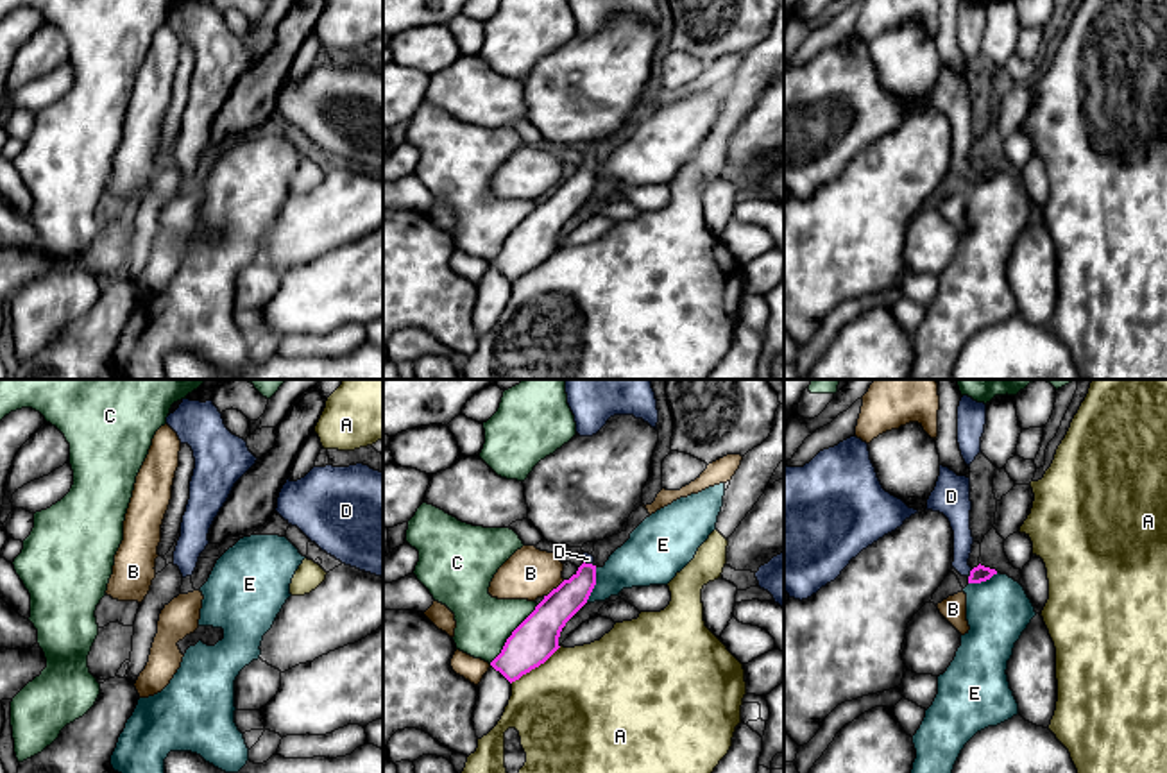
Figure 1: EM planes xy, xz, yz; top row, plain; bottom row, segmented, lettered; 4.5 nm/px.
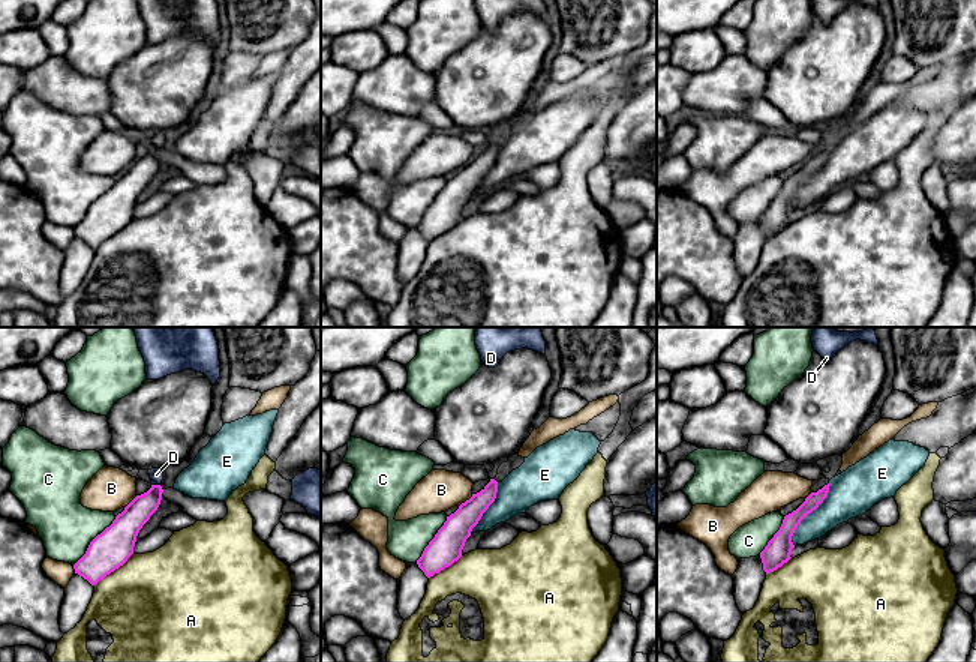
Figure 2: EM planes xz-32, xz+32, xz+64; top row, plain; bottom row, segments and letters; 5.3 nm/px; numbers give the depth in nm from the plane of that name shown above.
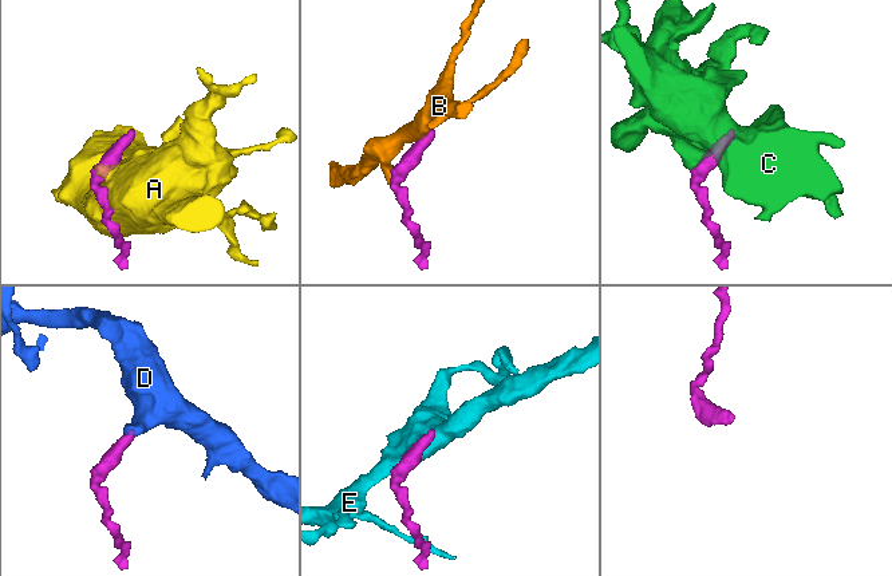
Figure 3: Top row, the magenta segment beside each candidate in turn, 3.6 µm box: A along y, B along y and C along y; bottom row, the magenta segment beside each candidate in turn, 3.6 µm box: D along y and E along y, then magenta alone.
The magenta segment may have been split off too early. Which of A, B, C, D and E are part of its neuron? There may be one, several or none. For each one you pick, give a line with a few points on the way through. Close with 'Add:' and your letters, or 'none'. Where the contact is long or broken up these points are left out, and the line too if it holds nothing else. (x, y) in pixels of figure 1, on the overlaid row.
D: across yz (979, 573), (971, 573), (962, 564), (960, 519)
Add: D

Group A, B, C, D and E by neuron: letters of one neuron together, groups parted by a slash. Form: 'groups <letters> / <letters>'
groups A / B / C / D / E

